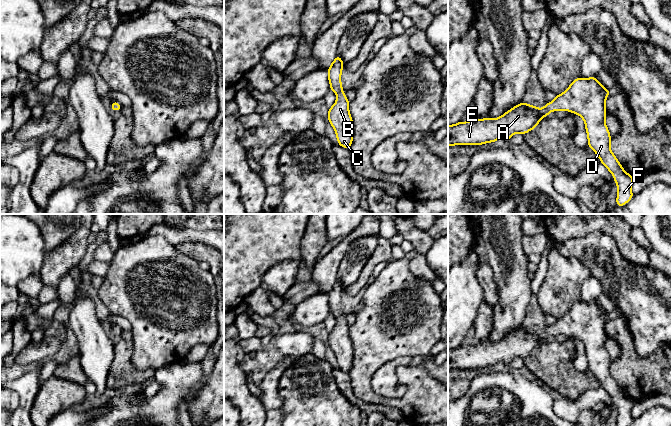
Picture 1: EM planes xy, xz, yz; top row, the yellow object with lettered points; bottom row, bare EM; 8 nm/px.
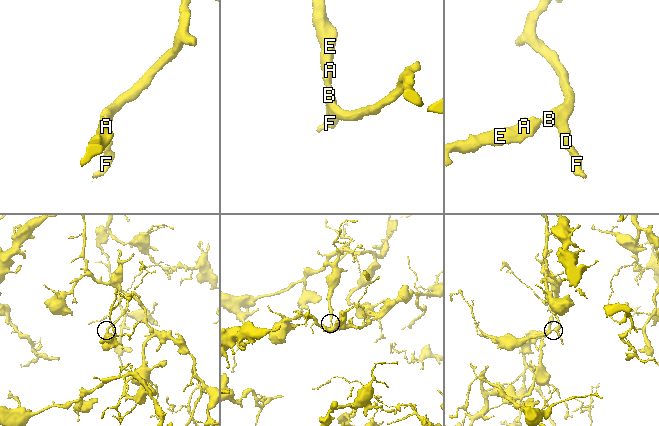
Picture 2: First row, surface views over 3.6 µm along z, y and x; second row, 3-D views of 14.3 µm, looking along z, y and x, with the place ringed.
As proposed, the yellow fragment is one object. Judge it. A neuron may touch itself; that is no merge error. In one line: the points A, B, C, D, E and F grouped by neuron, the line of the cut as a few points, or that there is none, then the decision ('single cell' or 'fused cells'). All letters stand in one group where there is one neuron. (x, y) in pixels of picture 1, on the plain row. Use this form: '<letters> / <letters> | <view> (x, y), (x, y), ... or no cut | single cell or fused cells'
A B C D E F | no cut | single cell

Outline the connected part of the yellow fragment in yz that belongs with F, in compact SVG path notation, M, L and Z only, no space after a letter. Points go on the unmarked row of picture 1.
M596 300L592 302L580 301L575 303L565 316L556 319L552 327L546 327L543 333L521 326L502 340L495 343L485 342L470 346L461 345L457 348L448 350L448 370L481 369L495 366L498 363L508 366L509 362L514 357L524 359L534 353L539 349L539 344L549 339L551 335L570 335L582 341L585 346L588 360L588 370L598 379L601 388L612 397L618 411L616 426L628 426L633 421L631 412L634 401L625 396L610 373L611 360L605 348L605 340L607 337L605 333L605 325L609 318L610 315L597 305Z

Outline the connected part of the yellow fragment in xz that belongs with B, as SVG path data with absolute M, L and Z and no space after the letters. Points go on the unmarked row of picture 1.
M337 279L328 292L330 314L338 319L335 328L329 332L328 344L335 354L338 368L341 371L349 373L353 364L354 348L349 336L349 325L343 317L341 309L341 296L343 290L344 287L341 281Z

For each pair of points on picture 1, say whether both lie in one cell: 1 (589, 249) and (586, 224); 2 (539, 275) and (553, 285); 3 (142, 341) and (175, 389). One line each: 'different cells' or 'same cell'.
1: different cells
2: different cells
3: different cells

